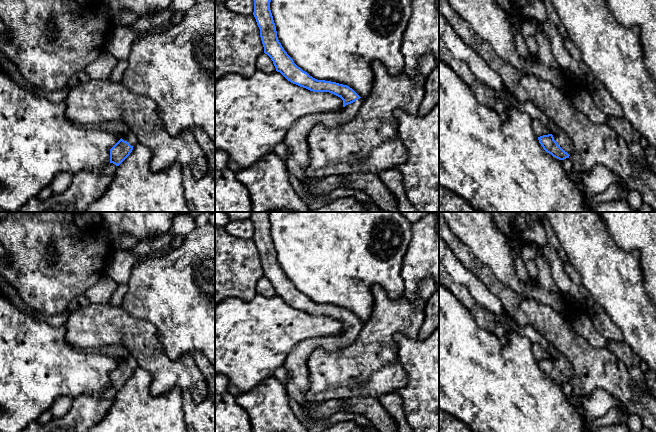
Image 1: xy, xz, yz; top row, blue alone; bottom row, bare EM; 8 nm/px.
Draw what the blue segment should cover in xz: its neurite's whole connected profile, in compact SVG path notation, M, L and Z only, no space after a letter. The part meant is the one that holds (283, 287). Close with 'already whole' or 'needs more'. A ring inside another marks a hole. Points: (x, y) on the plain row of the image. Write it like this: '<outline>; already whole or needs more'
M252 212L254 224L253 239L260 253L260 261L267 278L276 292L288 305L313 316L329 316L343 324L343 331L334 336L315 337L304 340L291 350L284 367L288 371L286 389L288 396L294 399L311 417L323 419L343 412L340 400L329 400L322 404L312 404L305 400L304 392L310 384L308 358L315 348L340 350L353 343L359 336L363 324L349 310L336 306L317 304L298 291L287 278L277 261L276 250L270 234L269 212Z; needs more

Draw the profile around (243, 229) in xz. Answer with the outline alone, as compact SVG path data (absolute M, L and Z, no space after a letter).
M251 219L246 220L230 220L225 225L226 231L239 239L251 239L254 236L254 224Z

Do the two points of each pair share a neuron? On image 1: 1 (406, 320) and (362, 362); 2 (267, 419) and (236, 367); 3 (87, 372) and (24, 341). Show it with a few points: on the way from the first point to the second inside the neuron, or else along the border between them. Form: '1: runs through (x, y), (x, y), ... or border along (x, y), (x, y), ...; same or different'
1: runs through (394, 327), (372, 350); same
2: border along (270, 377), (262, 379), (255, 386), (235, 397); different
3: runs through (71, 372), (51, 368), (40, 357); same

